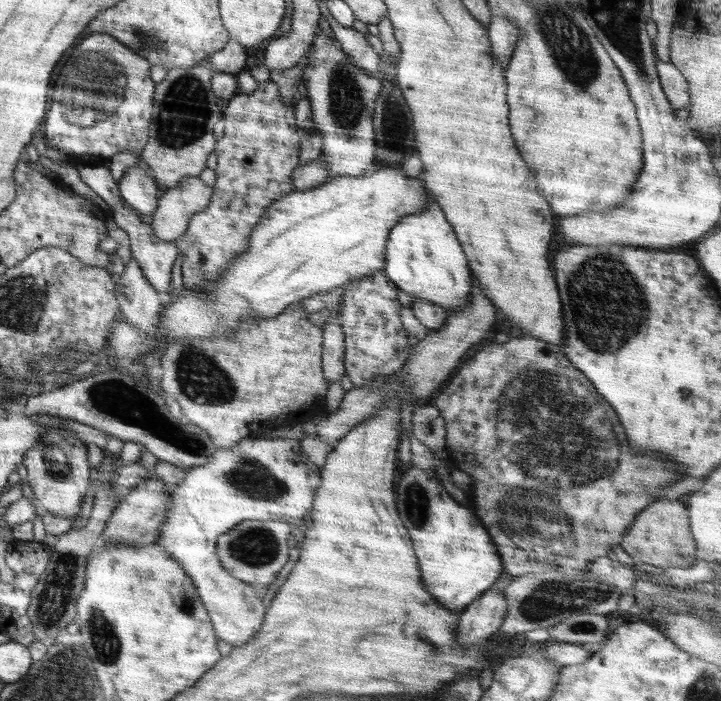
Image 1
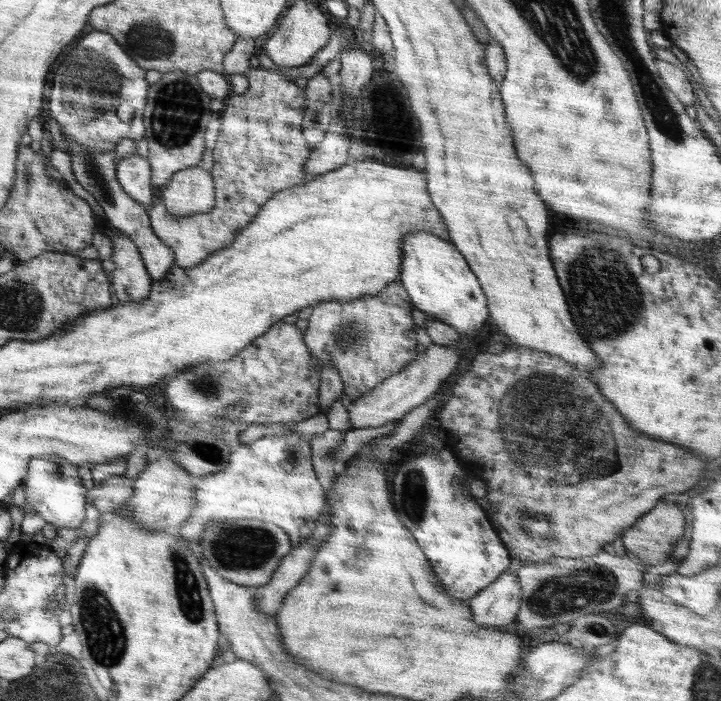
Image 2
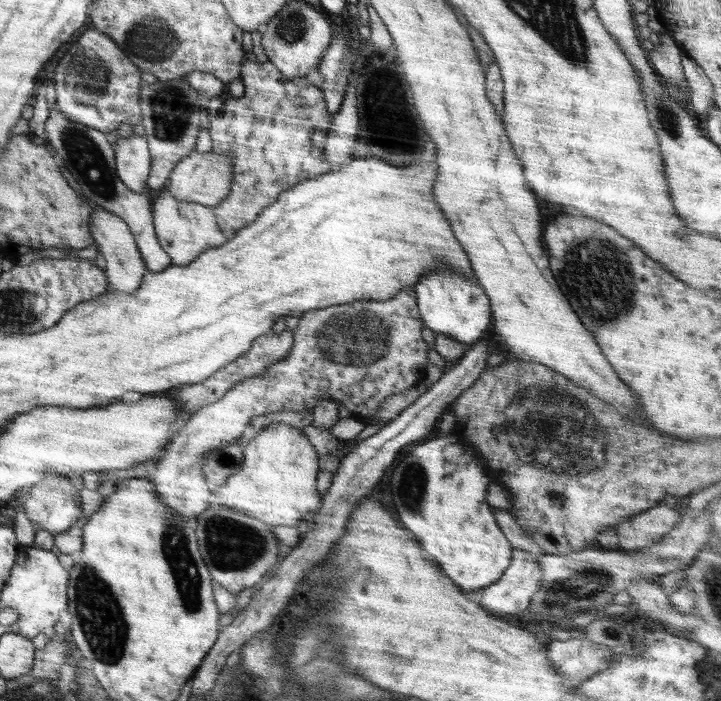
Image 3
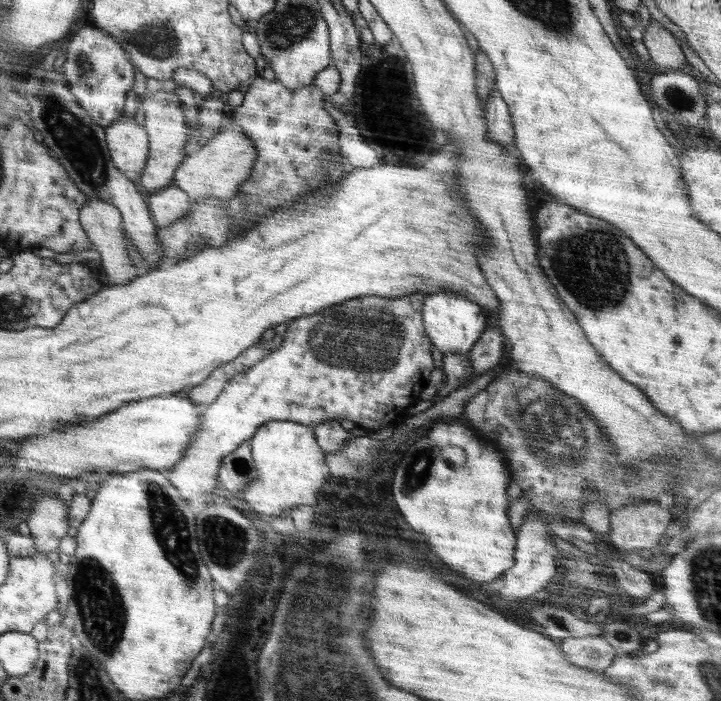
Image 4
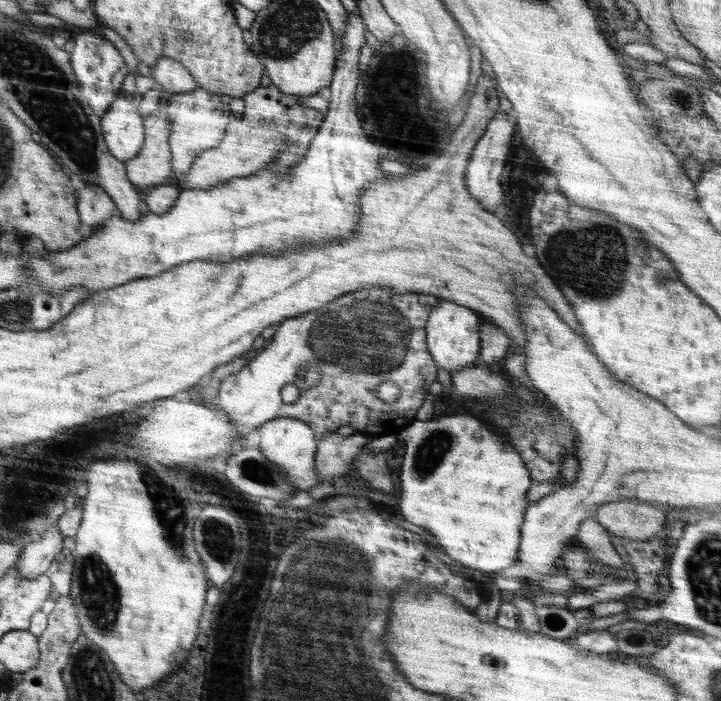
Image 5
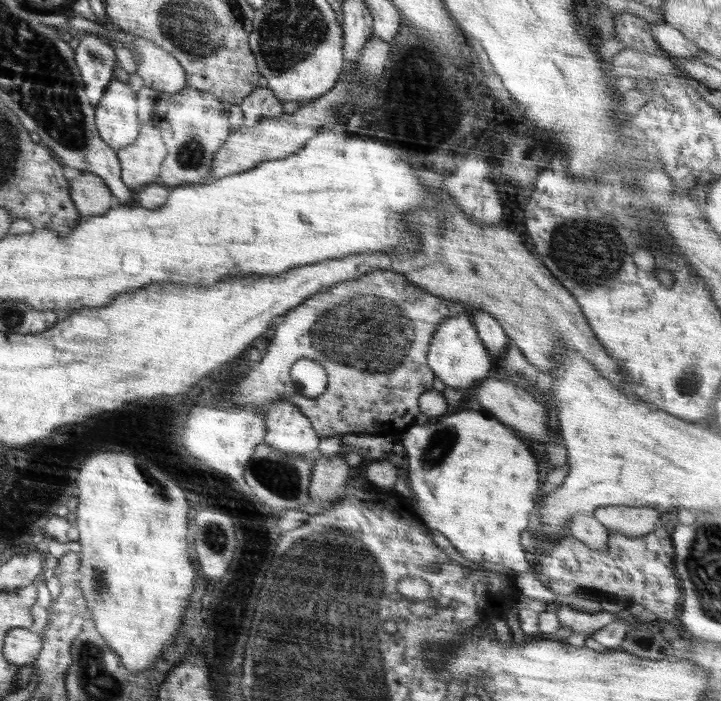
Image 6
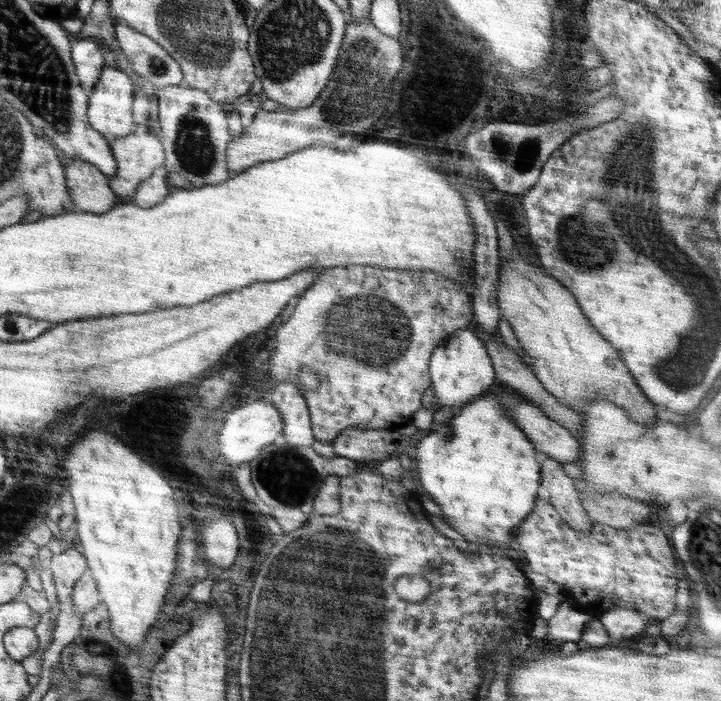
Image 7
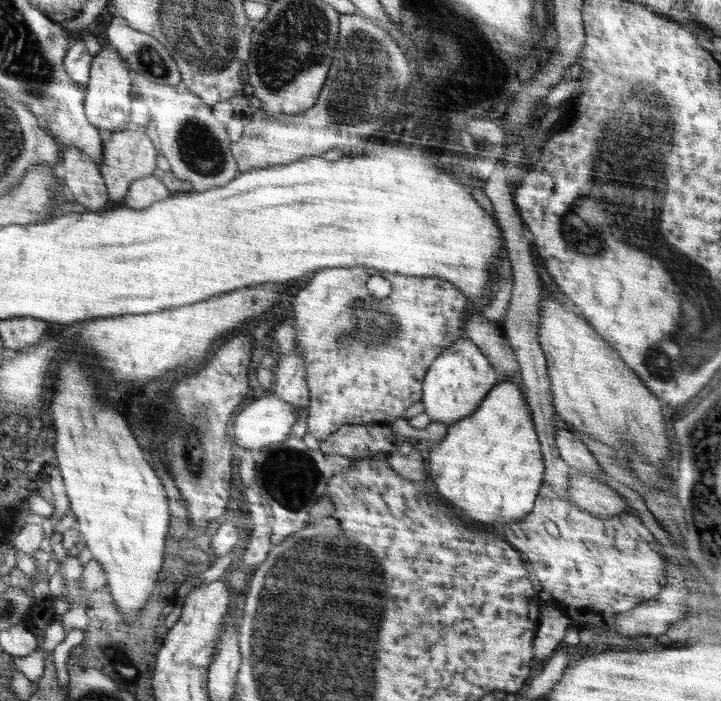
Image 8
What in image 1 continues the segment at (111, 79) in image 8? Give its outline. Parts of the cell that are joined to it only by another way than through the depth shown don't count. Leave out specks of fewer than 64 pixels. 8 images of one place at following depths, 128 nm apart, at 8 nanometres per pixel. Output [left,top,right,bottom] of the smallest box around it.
[118,164,158,215]

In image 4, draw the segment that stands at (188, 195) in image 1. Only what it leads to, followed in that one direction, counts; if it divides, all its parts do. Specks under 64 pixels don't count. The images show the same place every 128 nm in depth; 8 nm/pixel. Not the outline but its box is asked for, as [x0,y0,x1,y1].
[173,119,257,200]

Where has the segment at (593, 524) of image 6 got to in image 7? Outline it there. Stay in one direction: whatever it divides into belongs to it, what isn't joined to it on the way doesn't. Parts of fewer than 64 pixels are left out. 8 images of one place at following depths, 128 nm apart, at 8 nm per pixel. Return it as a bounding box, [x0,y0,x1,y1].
[537,457,591,533]

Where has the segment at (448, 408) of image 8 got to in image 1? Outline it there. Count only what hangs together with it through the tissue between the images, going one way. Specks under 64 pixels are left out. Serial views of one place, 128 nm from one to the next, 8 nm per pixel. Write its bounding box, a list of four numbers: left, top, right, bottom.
[385,196,472,311]

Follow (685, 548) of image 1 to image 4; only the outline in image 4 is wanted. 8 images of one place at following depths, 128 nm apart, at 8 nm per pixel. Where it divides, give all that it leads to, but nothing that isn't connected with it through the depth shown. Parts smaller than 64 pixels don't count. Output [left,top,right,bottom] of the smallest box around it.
[607,501,674,553]

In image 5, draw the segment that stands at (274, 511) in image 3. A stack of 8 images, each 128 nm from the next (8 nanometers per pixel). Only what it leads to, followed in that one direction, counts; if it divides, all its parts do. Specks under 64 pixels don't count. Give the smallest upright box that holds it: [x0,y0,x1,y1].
[257,417,322,492]

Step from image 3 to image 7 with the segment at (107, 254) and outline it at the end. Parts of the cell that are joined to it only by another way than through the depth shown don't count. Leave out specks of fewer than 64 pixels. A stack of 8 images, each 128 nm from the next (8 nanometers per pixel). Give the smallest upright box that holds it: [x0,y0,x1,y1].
[65,158,116,213]

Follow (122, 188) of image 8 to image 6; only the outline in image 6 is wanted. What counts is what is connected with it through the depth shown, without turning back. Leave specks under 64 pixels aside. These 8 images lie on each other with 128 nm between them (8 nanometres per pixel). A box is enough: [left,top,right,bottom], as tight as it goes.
[117,120,167,188]

